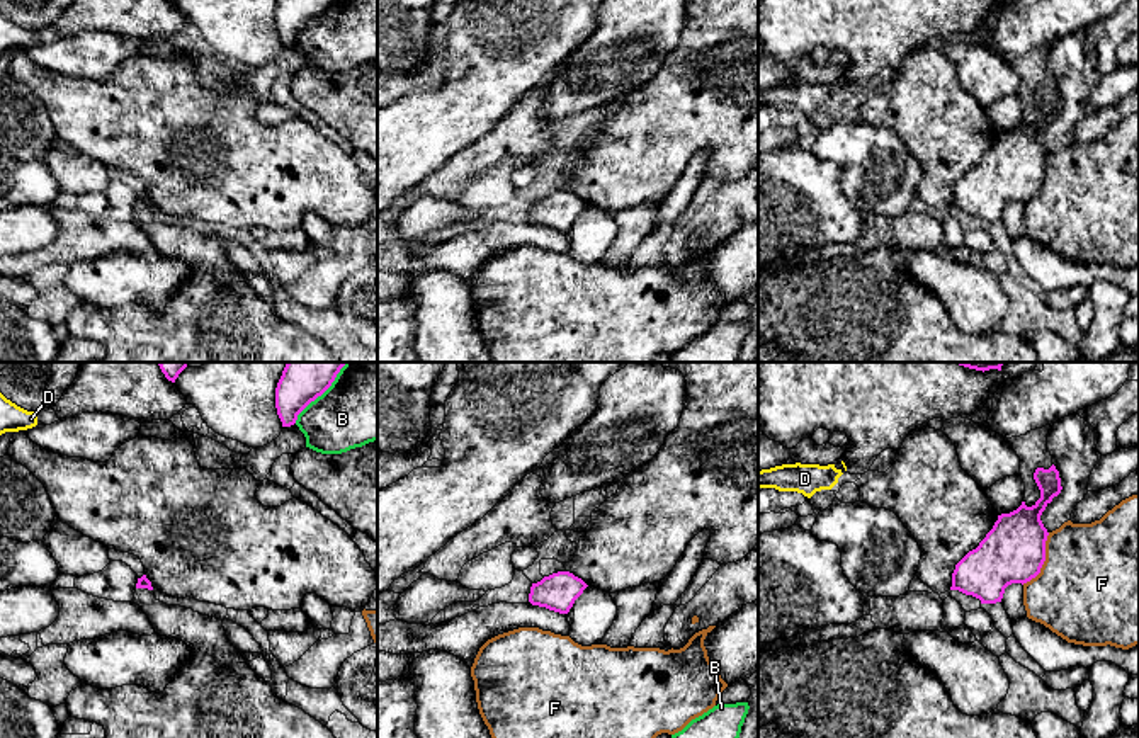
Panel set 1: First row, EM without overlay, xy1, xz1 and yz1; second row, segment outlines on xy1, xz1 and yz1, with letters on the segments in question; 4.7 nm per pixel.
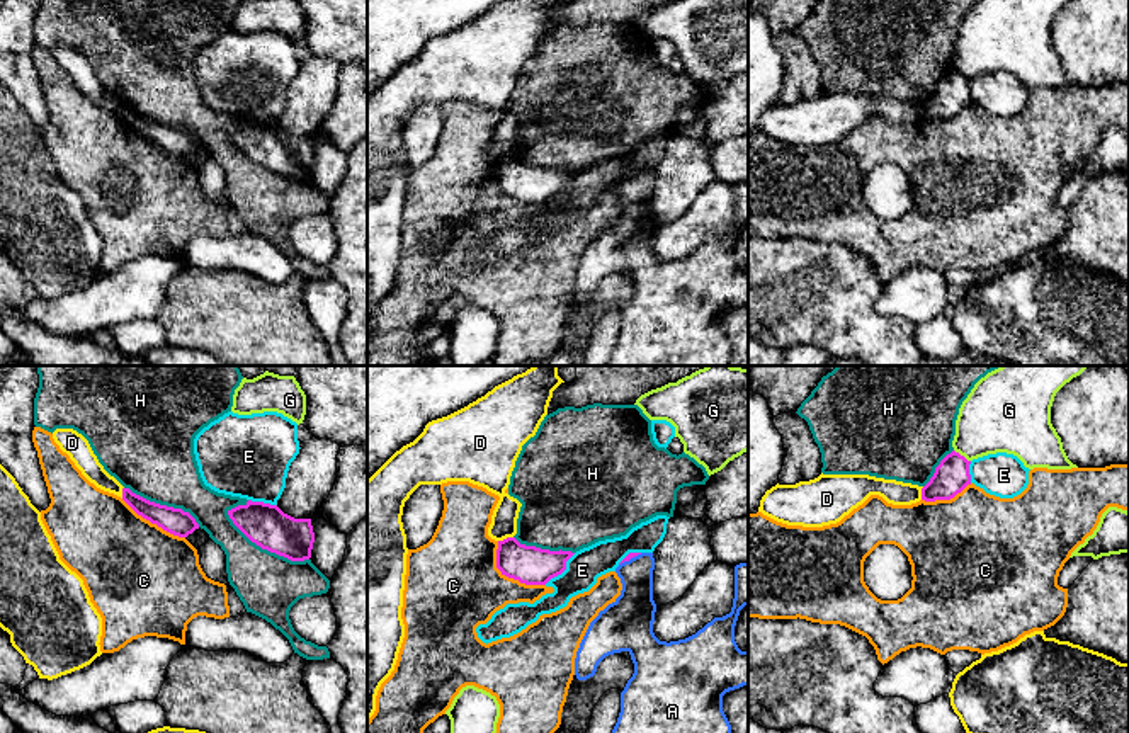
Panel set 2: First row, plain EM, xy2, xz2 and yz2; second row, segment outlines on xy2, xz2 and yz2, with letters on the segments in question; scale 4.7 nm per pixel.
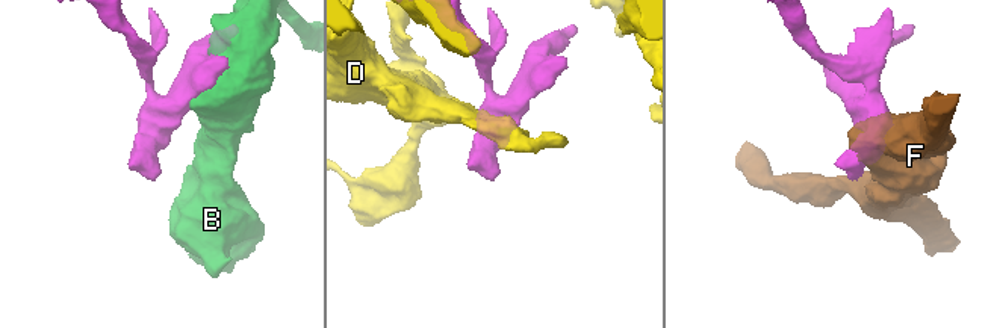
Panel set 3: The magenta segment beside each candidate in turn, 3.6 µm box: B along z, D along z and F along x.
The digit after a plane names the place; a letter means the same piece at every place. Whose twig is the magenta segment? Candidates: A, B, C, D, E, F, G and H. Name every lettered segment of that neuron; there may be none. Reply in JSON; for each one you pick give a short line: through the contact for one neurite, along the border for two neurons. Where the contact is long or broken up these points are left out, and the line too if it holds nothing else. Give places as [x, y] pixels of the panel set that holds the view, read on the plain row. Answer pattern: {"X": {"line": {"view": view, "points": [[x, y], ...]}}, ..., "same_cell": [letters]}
{"same_cell": []}

